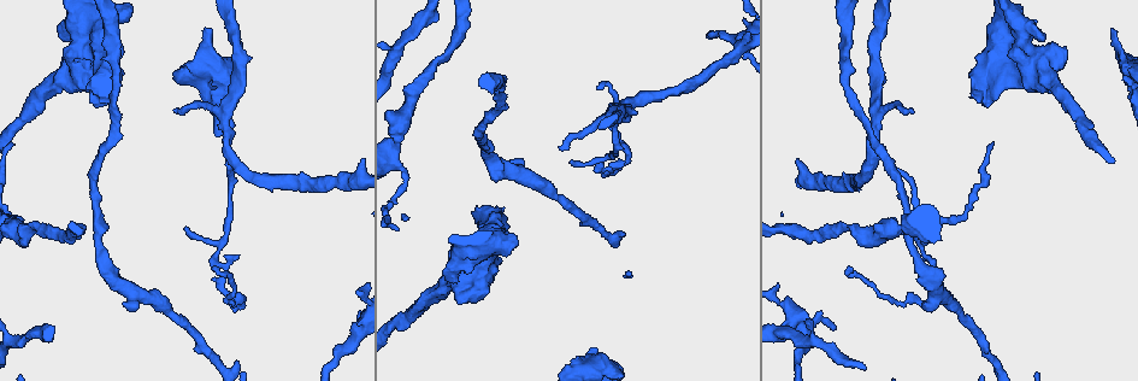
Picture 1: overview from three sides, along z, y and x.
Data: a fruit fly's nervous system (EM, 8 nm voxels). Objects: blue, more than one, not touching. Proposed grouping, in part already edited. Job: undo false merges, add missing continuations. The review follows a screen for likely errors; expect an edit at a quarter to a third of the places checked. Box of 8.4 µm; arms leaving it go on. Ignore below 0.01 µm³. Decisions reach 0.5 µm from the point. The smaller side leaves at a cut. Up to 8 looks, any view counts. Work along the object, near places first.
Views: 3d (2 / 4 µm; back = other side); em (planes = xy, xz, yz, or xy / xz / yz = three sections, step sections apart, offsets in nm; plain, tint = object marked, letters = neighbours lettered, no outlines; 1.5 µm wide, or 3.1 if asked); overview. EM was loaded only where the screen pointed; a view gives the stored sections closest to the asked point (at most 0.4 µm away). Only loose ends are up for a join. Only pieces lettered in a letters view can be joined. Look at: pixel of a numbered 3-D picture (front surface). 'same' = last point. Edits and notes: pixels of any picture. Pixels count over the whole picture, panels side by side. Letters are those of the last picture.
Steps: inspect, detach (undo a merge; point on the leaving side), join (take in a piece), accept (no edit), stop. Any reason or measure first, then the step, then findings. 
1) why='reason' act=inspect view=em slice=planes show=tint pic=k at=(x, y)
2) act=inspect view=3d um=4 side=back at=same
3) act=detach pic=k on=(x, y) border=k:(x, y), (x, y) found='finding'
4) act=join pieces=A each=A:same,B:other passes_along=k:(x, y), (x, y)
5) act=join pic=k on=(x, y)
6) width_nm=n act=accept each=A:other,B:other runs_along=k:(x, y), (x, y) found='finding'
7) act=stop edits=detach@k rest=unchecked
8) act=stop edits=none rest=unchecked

why='a narrow waist' act=inspect view=em slice=planes show=letters pic=1 at=(33, 229)

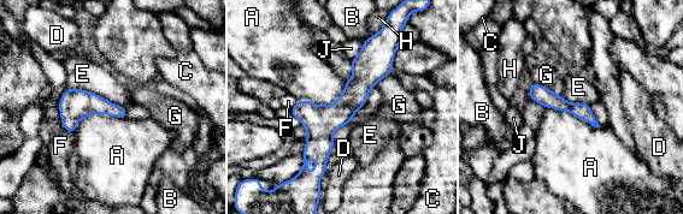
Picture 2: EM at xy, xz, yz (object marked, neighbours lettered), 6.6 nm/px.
act=accept each=A:other,B:other,C:other,D:other,E:other,F:other,G:other,H:other,J:other border=2:(128, 116), (88, 114), (72, 134) found='one neuron here'

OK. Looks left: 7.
why='sharp bend' act=inspect view=3d um=2 pic=1 at=(872, 152)

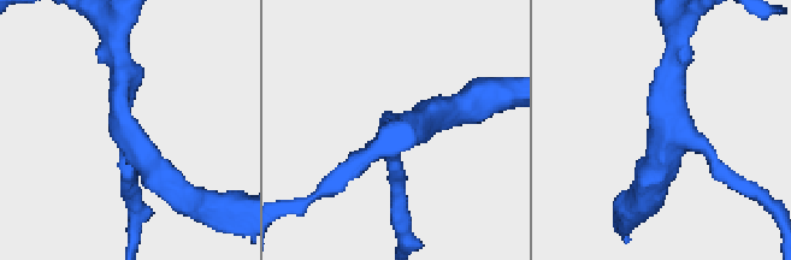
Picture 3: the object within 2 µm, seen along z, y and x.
arms=3 act=inspect view=em slice=planes show=letters pic=3 at=(119, 139)

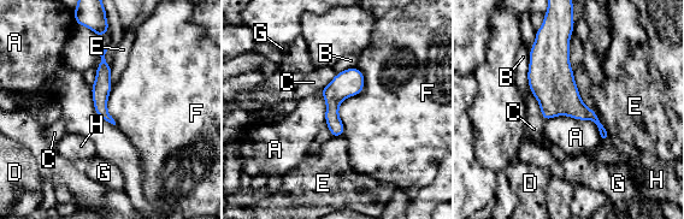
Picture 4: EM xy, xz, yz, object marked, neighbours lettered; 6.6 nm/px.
act=accept each=A:other,B:other,C:other,D:other,E:other,F:other,G:other,H:other found='continuous, no second neuron'

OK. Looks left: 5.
why='an open end' act=inspect view=3d um=2 pic=1 at=(1110, 30)

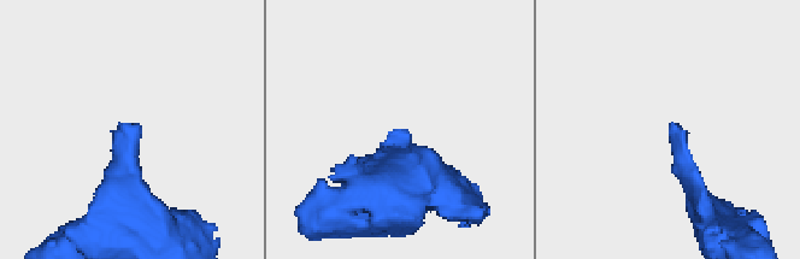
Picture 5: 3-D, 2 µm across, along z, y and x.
why='need the tissue' act=inspect view=em slice=xy step=8 show=tint pic=5 at=(394, 130)

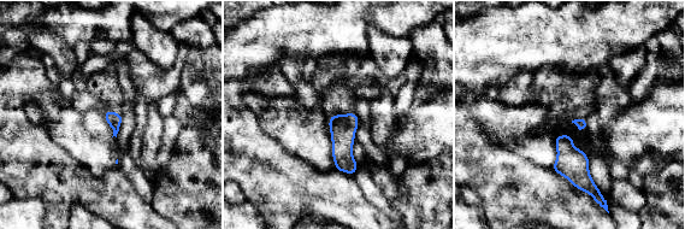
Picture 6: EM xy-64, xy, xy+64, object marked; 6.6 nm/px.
act=inspect view=em slice=planes show=letters at=same

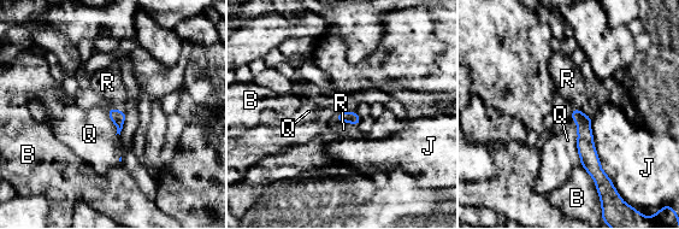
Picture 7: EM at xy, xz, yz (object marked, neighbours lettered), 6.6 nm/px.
act=join pieces=R each=B:other,J:other,Q:other,R:same found='it goes on there'

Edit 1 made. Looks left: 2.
act=stop edits=join@7 rest=unchecked

